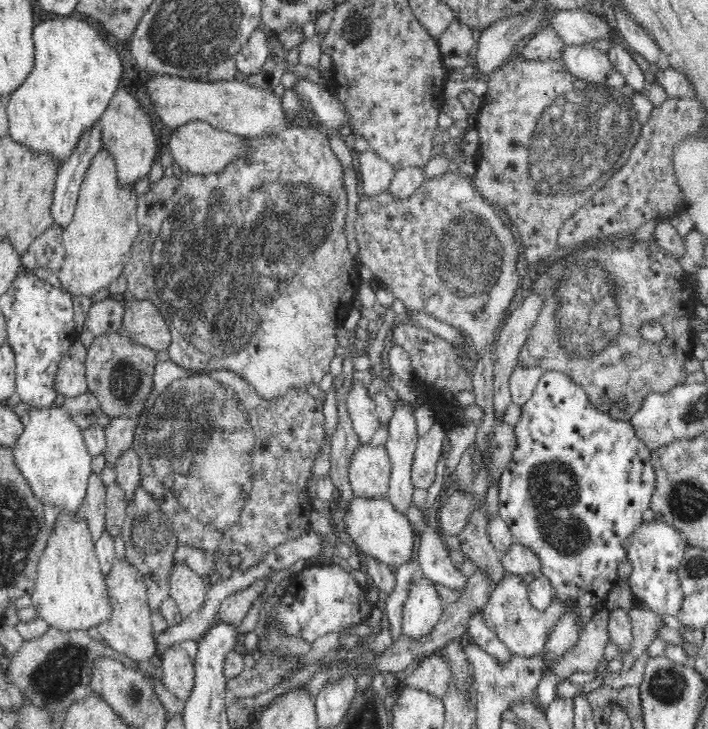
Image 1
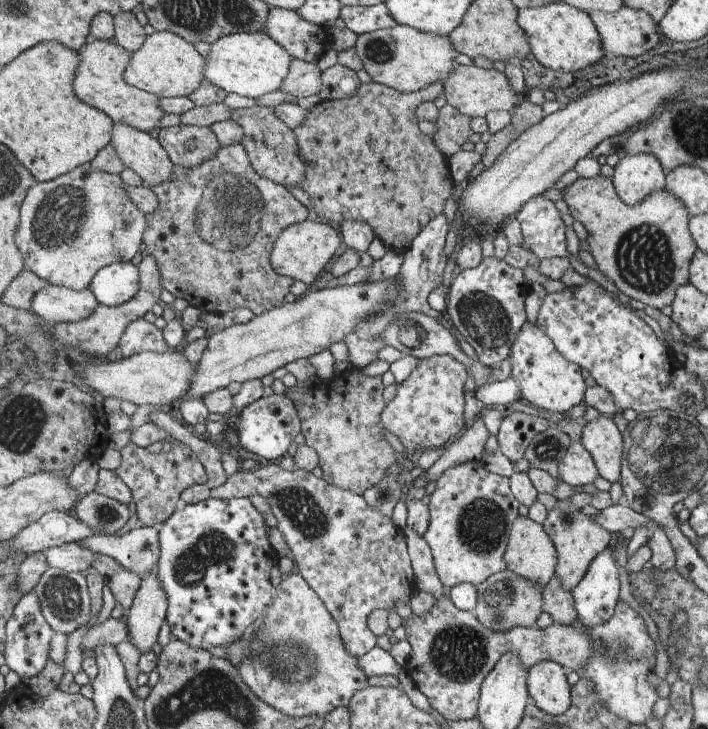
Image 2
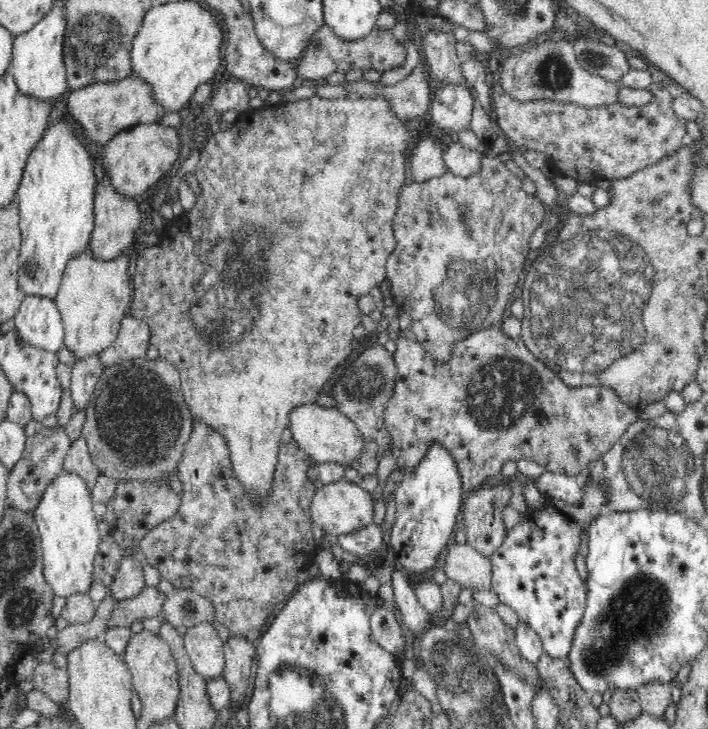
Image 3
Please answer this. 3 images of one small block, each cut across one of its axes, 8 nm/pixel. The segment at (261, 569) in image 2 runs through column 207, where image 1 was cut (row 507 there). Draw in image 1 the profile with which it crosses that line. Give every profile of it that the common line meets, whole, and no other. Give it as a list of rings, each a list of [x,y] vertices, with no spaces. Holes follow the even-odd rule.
[[[544,371],[532,396],[526,401],[526,404],[524,404],[522,408],[523,417],[519,424],[514,426],[516,442],[515,450],[512,452],[514,458],[511,458],[512,462],[508,462],[508,466],[505,466],[505,470],[500,474],[500,480],[497,484],[497,505],[499,508],[498,514],[505,520],[505,523],[509,525],[513,542],[529,548],[538,557],[538,574],[544,575],[547,578],[551,589],[554,591],[553,598],[557,598],[563,606],[562,614],[560,614],[560,617],[550,629],[543,651],[540,654],[541,658],[543,658],[541,666],[542,679],[544,679],[553,674],[554,664],[556,664],[566,652],[570,652],[570,650],[578,644],[578,640],[580,640],[584,628],[588,626],[588,622],[592,620],[594,612],[597,612],[600,608],[605,606],[608,592],[612,590],[616,581],[619,580],[619,577],[616,575],[616,570],[618,570],[620,562],[625,559],[625,542],[629,539],[629,536],[633,534],[633,530],[639,525],[639,522],[642,521],[644,511],[651,507],[651,496],[655,489],[655,468],[651,463],[652,449],[638,438],[632,421],[623,421],[616,415],[609,415],[604,411],[599,411],[594,404],[590,402],[586,391],[569,376],[566,376],[566,373]]]

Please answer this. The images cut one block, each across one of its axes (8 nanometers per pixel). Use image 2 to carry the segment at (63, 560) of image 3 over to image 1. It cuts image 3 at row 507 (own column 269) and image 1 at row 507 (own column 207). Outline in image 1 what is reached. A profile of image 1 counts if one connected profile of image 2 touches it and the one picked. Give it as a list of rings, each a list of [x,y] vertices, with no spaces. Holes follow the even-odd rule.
[[[36,408],[28,416],[21,416],[20,421],[23,424],[23,432],[13,446],[13,455],[16,467],[22,476],[26,477],[33,495],[43,505],[60,508],[63,512],[78,514],[86,496],[88,478],[93,474],[90,463],[92,457],[85,446],[84,433],[81,428],[69,417],[69,413],[64,408],[52,408],[52,410]]]

